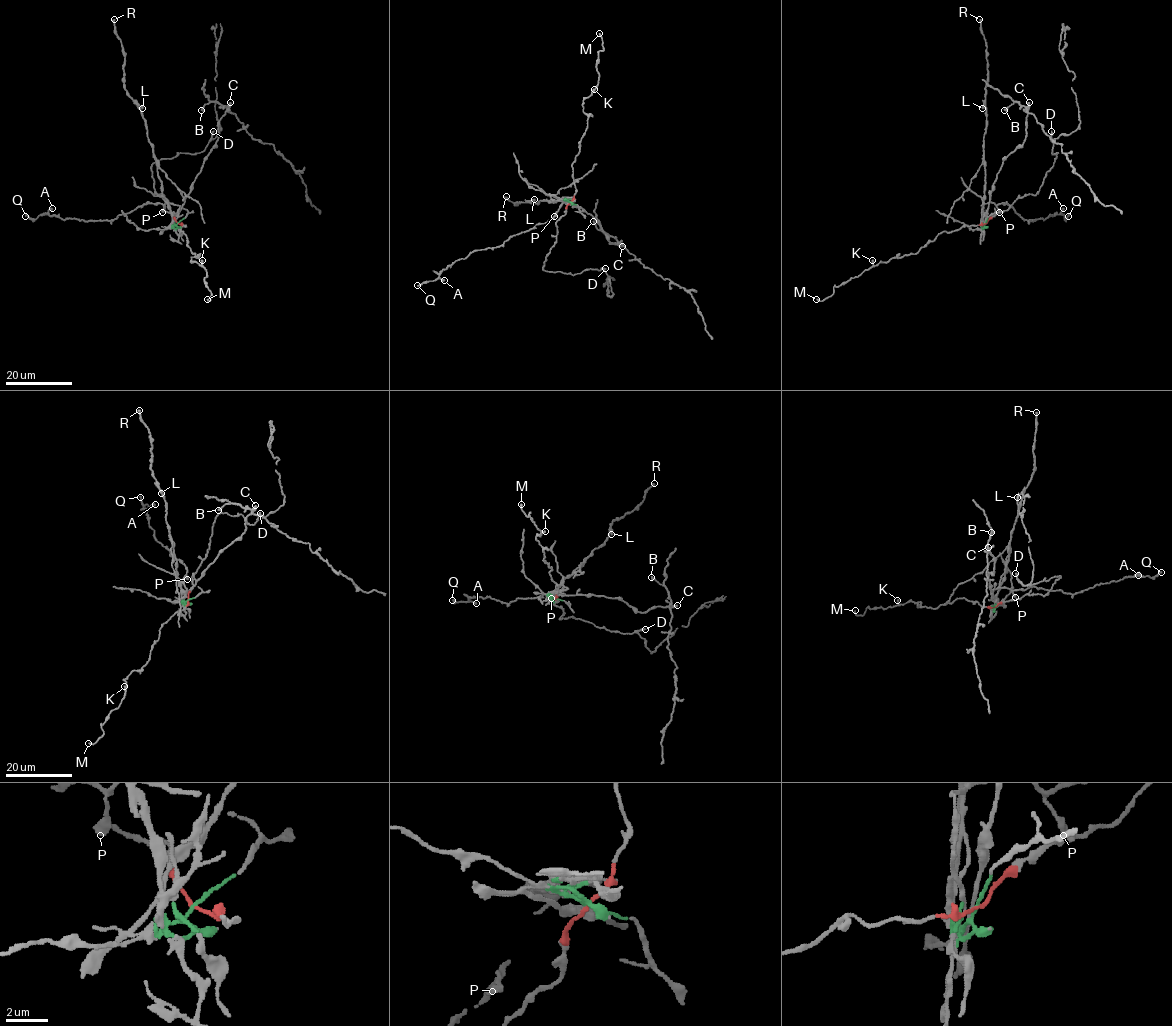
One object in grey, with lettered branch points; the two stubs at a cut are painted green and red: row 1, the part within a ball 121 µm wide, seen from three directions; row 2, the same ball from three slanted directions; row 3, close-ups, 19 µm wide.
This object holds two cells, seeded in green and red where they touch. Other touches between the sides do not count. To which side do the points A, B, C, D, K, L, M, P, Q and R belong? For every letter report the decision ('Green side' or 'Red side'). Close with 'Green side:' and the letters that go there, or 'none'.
A: Green side
B: Green side
C: Green side
D: Red side
K: Red side
L: Green side
M: Red side
P: Green side
Q: Green side
R: Green side
Green side: A, B, C, L, P, Q, R

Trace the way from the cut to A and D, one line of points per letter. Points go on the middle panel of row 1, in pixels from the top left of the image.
A: (569, 202), (561, 199), (546, 222), (455, 260), (442, 271), (444, 280)
D: (569, 202), (566, 213), (556, 222), (556, 242), (546, 256), (543, 270), (572, 274), (586, 270), (606, 269)

